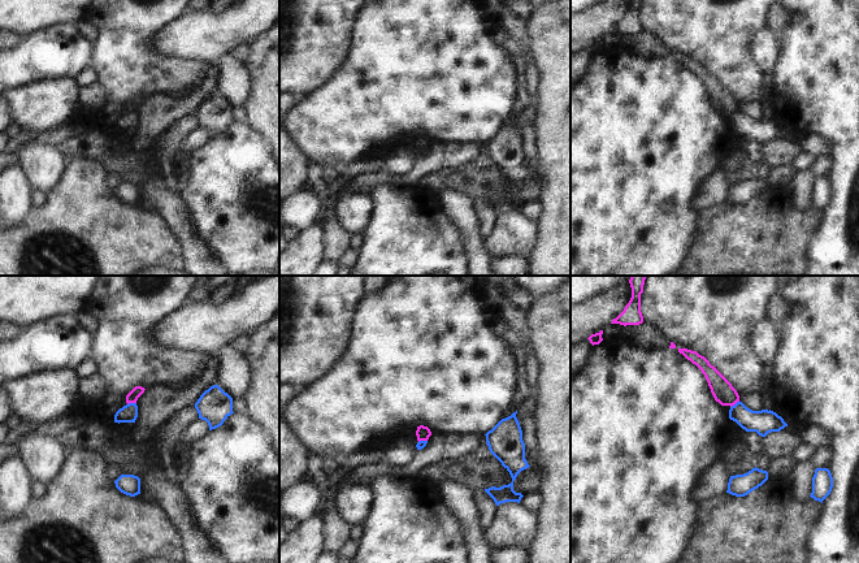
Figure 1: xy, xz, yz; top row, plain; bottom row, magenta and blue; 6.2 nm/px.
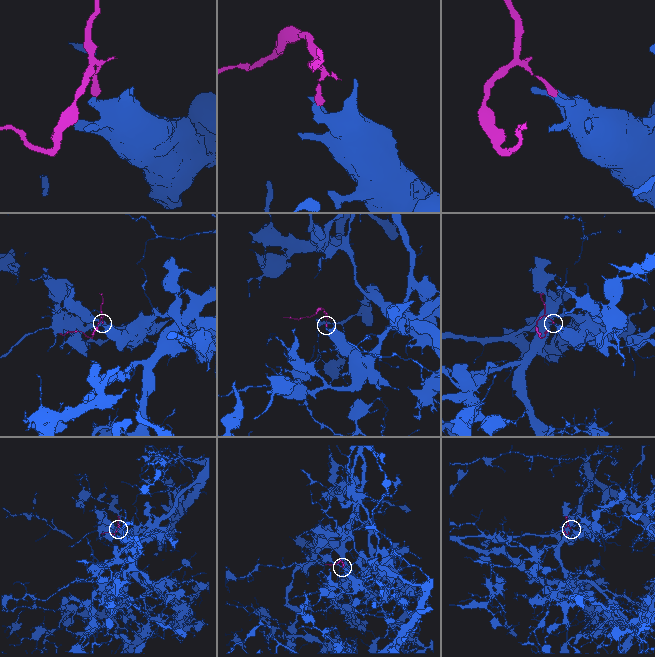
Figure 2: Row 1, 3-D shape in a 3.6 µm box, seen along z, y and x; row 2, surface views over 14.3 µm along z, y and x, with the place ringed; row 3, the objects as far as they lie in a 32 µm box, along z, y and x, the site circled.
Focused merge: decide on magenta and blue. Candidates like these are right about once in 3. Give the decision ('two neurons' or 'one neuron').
two neurons

